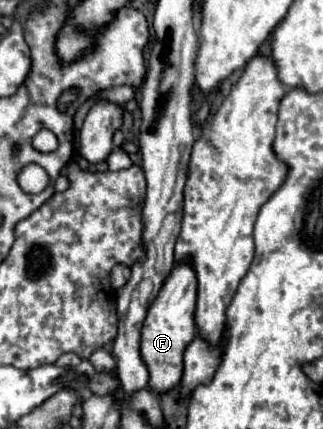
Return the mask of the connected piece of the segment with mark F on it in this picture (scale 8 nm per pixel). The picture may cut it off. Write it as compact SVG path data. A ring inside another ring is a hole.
M177 264L169 278L165 280L165 288L161 288L159 296L151 304L143 330L141 330L141 358L149 370L149 388L157 394L171 392L181 384L183 378L183 354L185 348L195 338L195 272L191 264Z

